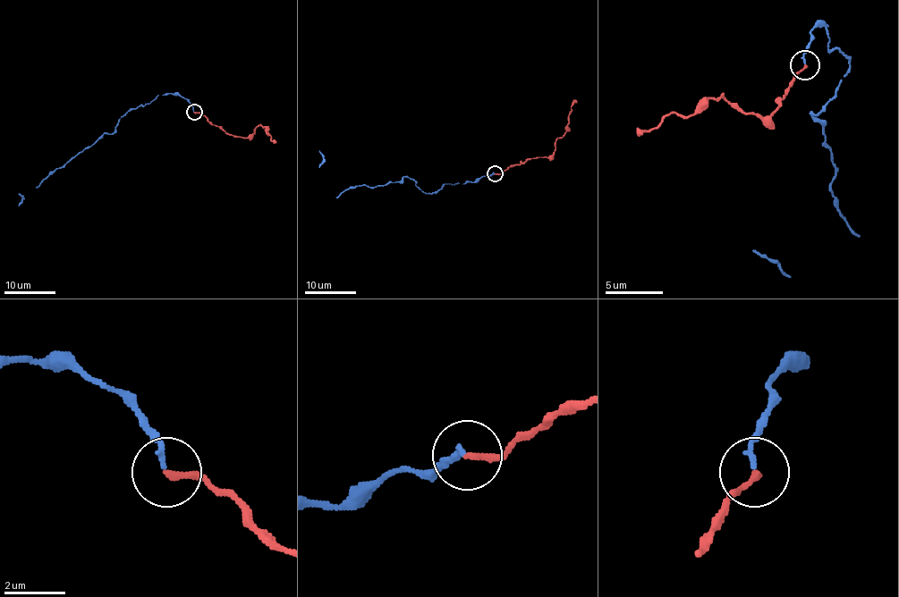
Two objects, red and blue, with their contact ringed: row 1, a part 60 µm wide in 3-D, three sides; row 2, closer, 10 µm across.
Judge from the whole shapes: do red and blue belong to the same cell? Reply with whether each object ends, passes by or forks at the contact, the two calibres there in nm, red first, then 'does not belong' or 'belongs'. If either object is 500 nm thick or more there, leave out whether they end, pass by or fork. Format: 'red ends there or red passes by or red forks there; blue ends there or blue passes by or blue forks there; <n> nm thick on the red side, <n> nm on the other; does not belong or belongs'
red ends there; blue ends there; 240 nm thick on the red side, 150 nm on the other; belongs

